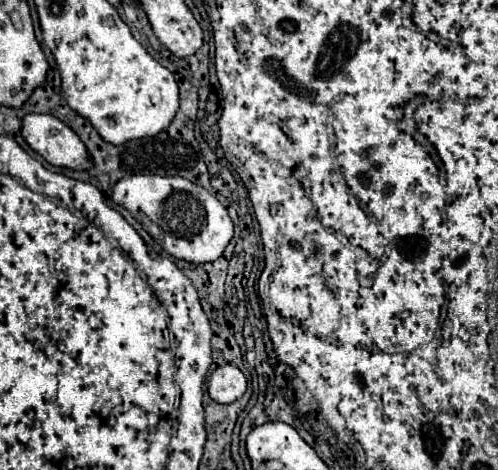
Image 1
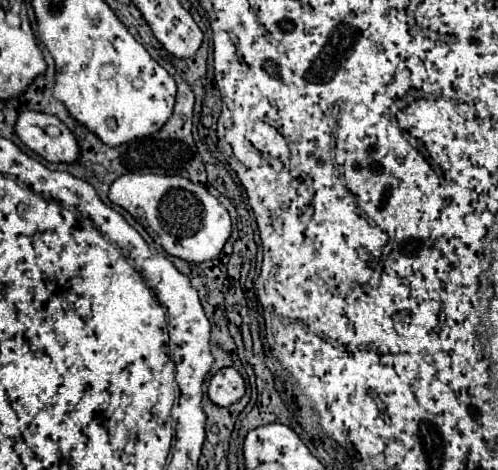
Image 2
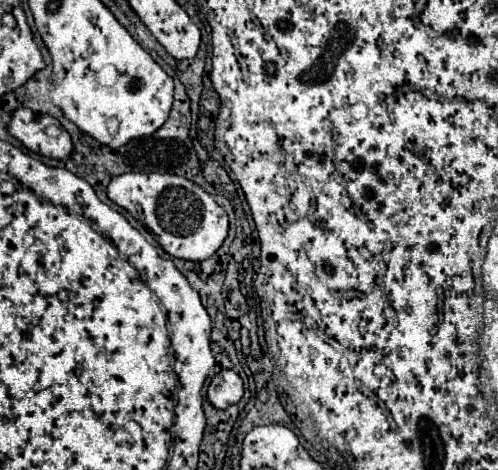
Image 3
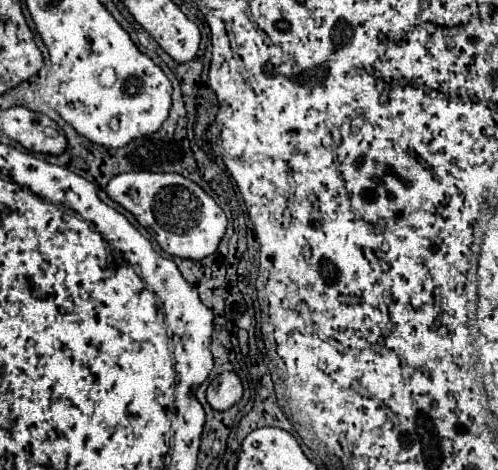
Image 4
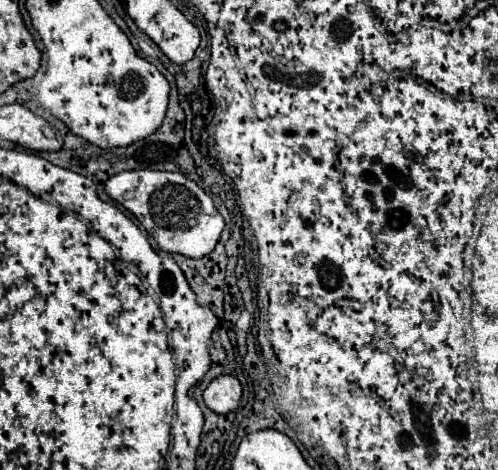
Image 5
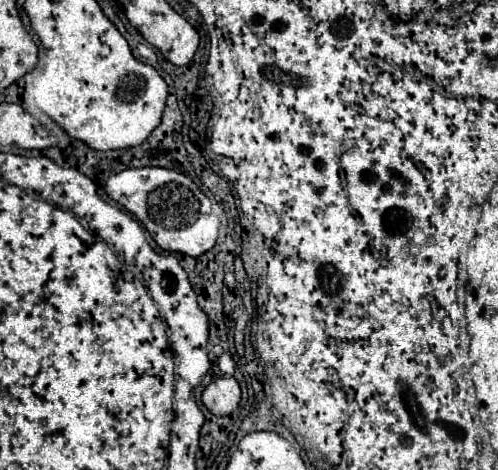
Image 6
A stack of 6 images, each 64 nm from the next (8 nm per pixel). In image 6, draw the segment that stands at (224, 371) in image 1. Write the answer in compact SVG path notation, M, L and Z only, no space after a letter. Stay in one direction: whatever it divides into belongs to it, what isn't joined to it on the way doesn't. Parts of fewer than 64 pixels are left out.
M232 376L212 380L202 392L202 402L216 416L228 416L240 404L240 386Z

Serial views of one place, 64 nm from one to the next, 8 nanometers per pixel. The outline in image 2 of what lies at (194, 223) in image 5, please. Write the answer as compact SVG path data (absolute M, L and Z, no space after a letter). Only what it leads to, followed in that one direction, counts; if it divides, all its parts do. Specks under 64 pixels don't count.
M124 174L110 186L108 198L128 210L152 238L176 258L186 262L206 262L220 256L224 244L232 234L228 210L206 192L206 188L182 176L156 174Z

